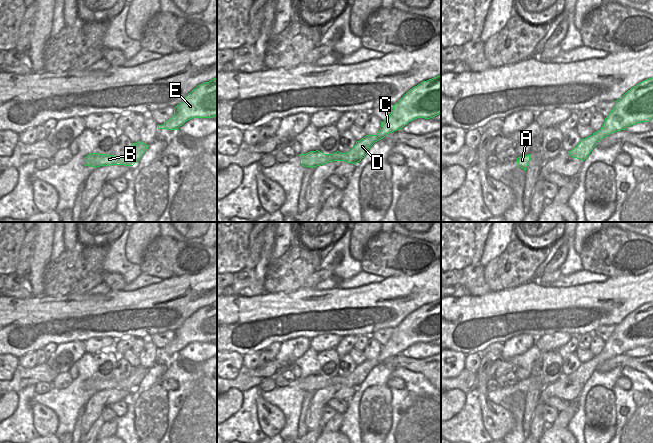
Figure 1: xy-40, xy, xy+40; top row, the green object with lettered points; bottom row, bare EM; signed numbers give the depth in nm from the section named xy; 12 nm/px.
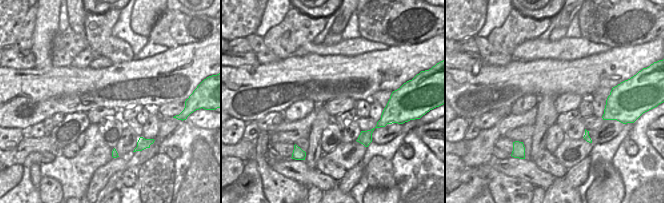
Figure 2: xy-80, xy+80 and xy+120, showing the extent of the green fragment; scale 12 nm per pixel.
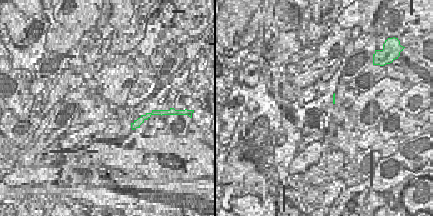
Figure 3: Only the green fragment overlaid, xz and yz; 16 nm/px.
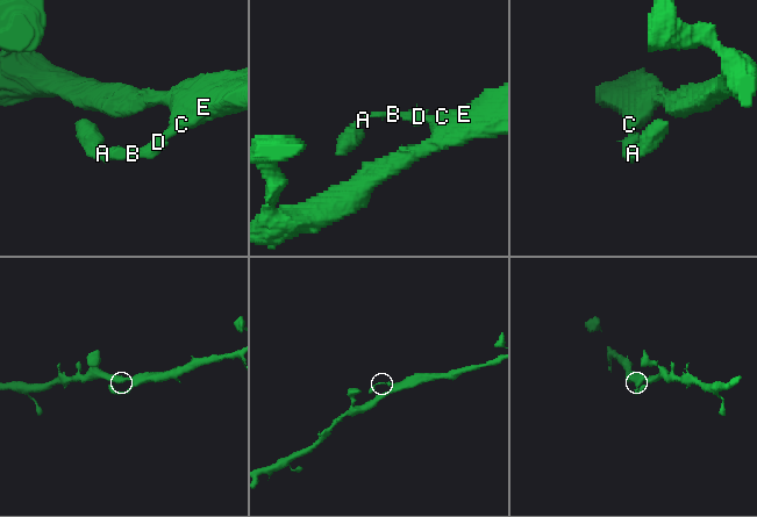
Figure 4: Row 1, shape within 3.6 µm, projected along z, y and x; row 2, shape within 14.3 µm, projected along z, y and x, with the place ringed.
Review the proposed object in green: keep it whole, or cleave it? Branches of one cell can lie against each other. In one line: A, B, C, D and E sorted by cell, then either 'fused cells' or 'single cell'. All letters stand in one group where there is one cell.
A B C D E | single cell

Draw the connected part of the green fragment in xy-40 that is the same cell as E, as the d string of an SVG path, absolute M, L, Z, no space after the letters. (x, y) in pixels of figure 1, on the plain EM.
M217 302L204 306L193 313L174 332L174 339L158 353L178 354L192 342L213 342L217 340Z

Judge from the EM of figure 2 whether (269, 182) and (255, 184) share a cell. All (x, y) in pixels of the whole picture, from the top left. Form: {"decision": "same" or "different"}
{"decision": "different"}

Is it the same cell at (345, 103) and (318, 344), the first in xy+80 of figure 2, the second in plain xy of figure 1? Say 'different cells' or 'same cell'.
same cell

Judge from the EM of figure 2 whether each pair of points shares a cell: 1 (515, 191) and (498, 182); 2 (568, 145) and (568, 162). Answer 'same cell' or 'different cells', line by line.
1: same cell
2: same cell

